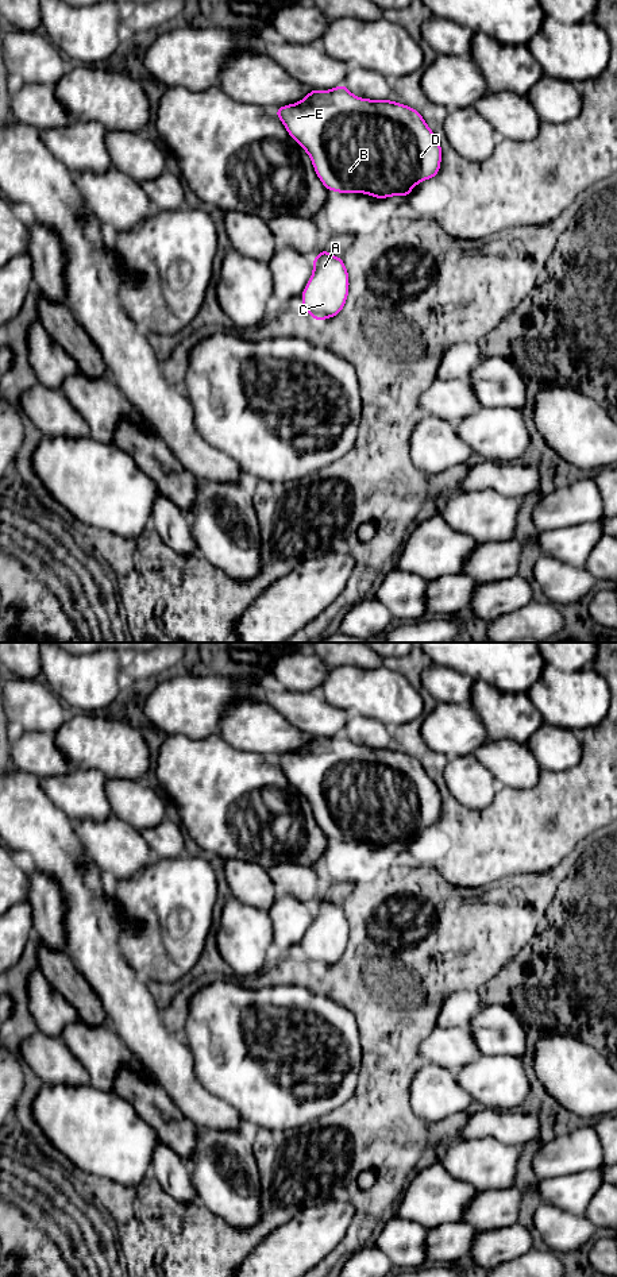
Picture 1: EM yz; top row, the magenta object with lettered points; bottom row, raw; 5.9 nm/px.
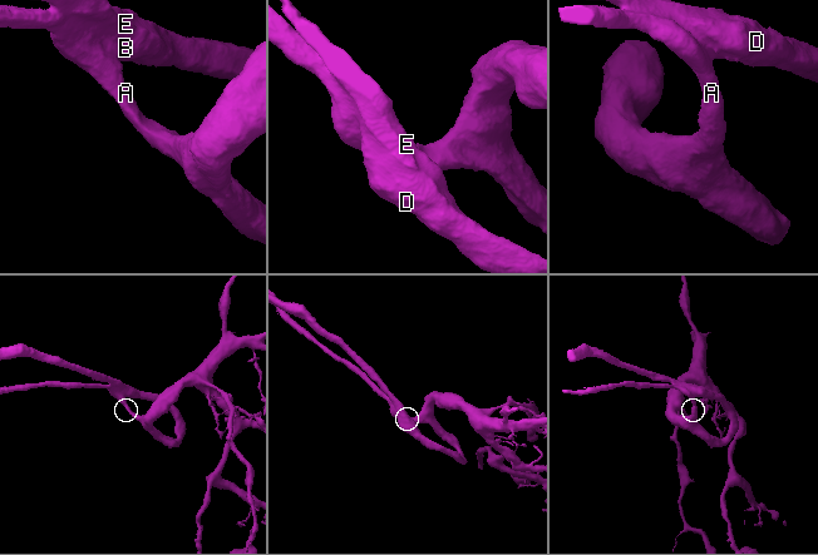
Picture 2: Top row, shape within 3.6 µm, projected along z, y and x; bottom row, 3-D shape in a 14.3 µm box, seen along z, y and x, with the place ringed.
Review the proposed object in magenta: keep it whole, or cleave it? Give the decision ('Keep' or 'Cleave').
Keep

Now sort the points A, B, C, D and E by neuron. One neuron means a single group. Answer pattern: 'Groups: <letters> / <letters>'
Groups: A B C D E

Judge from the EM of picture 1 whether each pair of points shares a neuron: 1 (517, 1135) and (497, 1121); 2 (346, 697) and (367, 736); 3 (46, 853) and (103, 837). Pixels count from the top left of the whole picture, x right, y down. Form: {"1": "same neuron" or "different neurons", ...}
{"1": "same neuron", "2": "different neurons", "3": "different neurons"}

